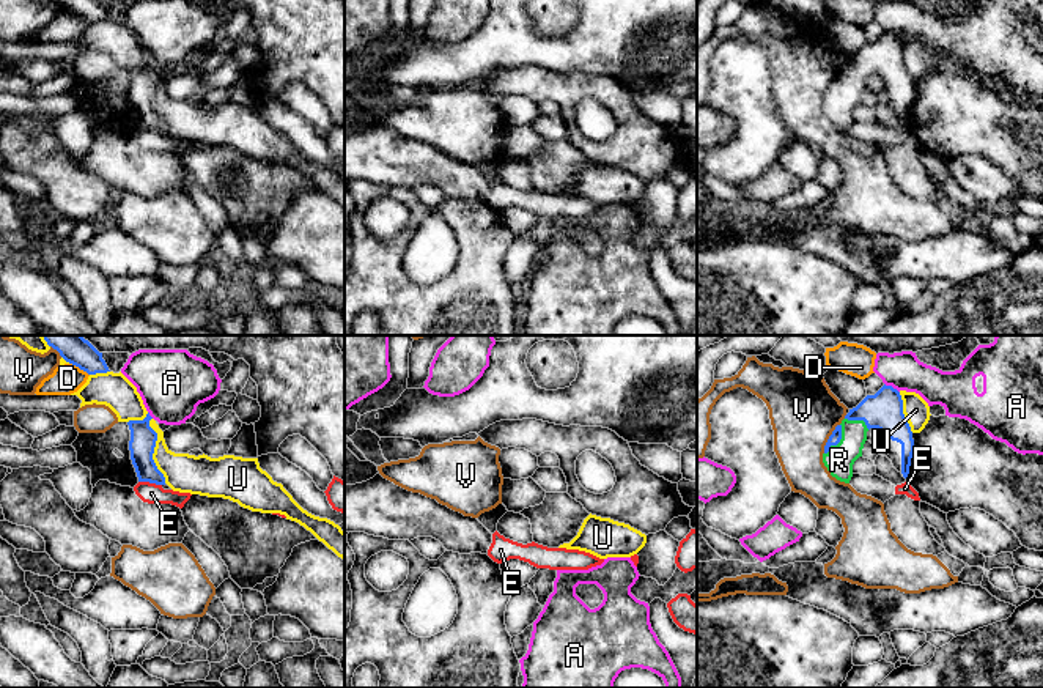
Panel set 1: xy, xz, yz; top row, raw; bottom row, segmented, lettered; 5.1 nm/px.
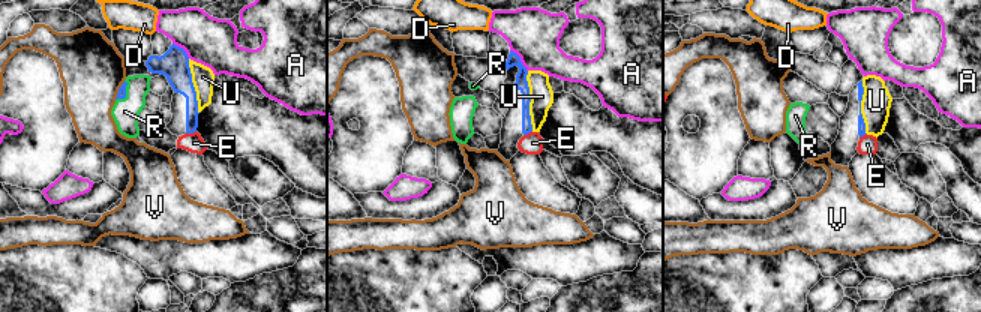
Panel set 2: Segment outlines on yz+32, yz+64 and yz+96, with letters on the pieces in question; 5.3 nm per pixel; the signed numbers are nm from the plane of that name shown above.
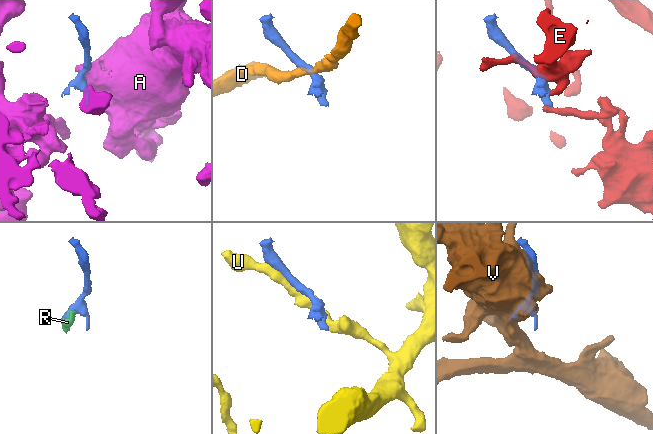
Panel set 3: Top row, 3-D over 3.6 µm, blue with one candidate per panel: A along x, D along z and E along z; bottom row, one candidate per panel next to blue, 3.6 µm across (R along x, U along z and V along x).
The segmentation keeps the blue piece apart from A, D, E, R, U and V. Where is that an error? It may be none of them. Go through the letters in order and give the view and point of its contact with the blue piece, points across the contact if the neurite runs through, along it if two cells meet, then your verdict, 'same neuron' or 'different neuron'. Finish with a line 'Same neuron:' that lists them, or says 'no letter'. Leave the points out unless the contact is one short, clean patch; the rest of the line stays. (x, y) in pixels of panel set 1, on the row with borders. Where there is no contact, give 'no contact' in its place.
A: yz (891, 386) | along yz (884, 383), (899, 392) | different neuron
D: xy (79, 367) | along xy (70, 362), (88, 375) | different neuron
E: xy (150, 482) | along xy (139, 480), (161, 485) | different neuron
R: yz (839, 441) | across yz (836, 436), (839, 441), (839, 460) | same neuron
U: xy (153, 451) | different neuron
V: yz (829, 438) | different neuron
Same neuron: R

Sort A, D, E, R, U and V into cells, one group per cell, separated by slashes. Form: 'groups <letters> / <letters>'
groups A / D / E / R / U / V

